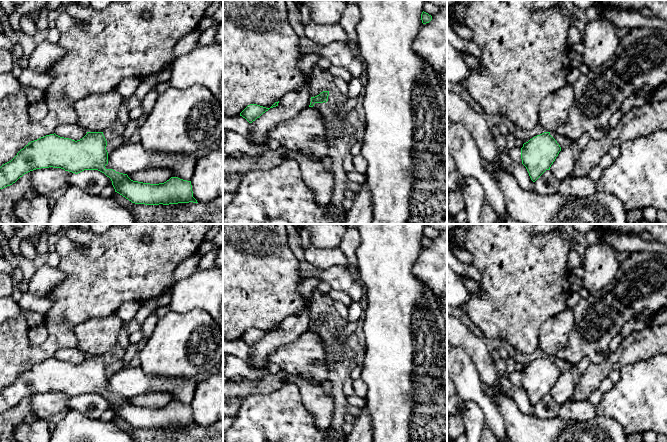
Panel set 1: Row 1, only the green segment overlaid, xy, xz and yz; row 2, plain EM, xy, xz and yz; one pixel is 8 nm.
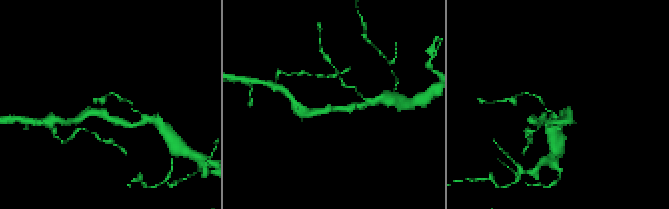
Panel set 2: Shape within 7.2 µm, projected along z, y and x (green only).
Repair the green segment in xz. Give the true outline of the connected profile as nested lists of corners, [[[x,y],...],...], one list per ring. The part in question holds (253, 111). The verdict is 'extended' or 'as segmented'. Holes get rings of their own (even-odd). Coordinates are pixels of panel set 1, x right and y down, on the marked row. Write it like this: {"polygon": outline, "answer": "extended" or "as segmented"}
{"polygon": [[[250,104],[240,113],[240,116],[245,118],[249,123],[252,123],[269,109],[270,108],[266,108],[257,104]]], "answer": "as segmented"}

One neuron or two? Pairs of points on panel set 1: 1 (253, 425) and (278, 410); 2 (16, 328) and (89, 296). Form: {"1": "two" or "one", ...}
{"1": "one", "2": "one"}

